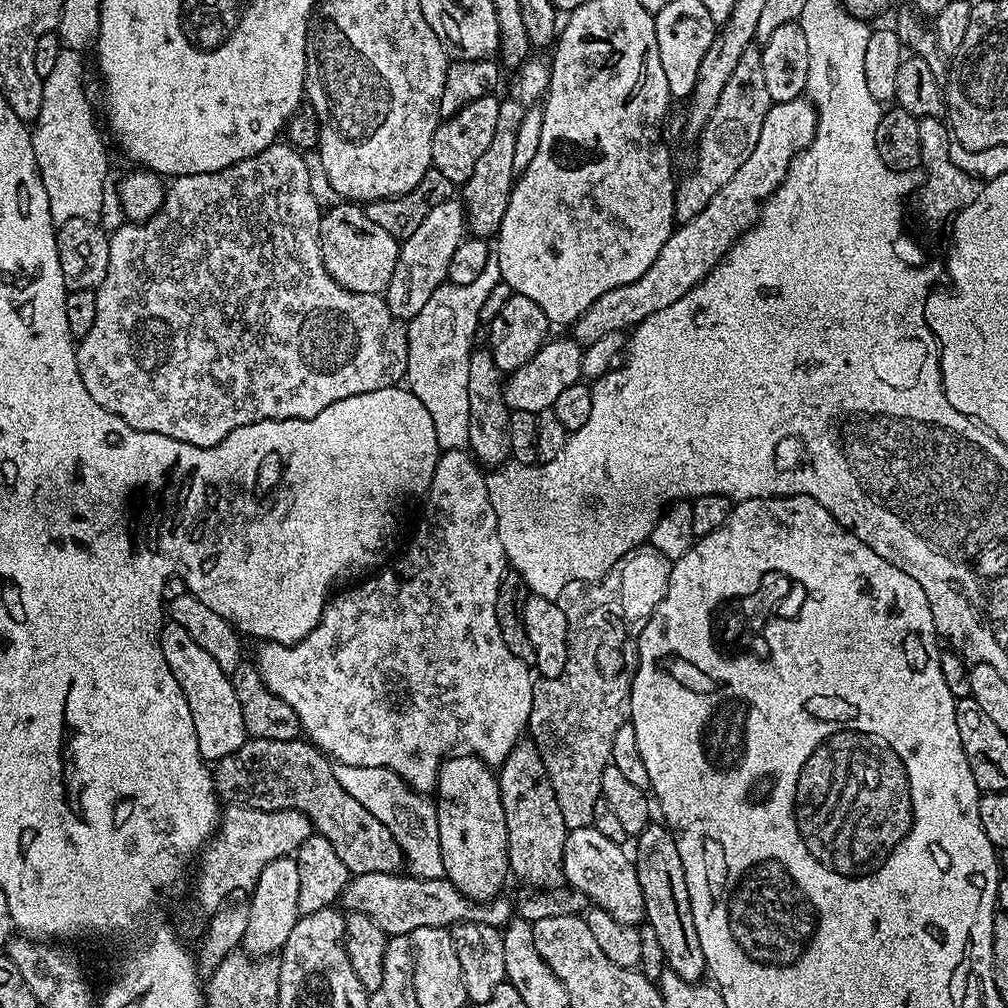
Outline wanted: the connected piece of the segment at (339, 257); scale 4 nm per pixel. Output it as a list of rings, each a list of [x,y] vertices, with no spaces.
[[[356,202],[333,204],[320,217],[320,249],[326,274],[351,292],[381,295],[394,278],[394,266],[398,262],[400,244],[382,226],[366,218],[363,207]]]

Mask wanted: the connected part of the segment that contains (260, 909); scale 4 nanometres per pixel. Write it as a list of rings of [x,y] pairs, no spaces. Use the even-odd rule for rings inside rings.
[[[295,855],[274,858],[258,874],[258,882],[250,889],[250,920],[246,922],[246,934],[242,941],[243,951],[257,958],[268,958],[279,953],[290,930],[300,921],[298,910],[298,862]]]

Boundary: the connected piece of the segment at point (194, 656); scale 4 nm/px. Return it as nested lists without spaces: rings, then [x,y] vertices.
[[[171,622],[165,623],[160,629],[160,645],[162,654],[166,658],[166,666],[170,666],[170,674],[174,674],[174,678],[178,678],[178,686],[182,686],[182,694],[186,694],[190,714],[194,714],[194,726],[198,730],[200,753],[204,755],[205,760],[215,762],[224,758],[226,754],[236,752],[238,746],[242,746],[245,740],[249,739],[249,735],[244,729],[242,706],[238,706],[238,694],[234,694],[234,686],[229,673],[224,672],[222,666],[218,666],[218,662],[214,662],[214,658],[210,658],[209,652],[202,650],[202,646],[198,646],[198,642],[194,642],[194,638],[190,638],[190,634],[186,634],[186,630],[182,630],[182,626]]]

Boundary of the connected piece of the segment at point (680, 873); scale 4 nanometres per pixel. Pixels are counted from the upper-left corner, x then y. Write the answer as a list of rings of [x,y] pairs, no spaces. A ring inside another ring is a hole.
[[[650,822],[635,837],[634,844],[634,863],[644,895],[646,924],[652,927],[652,936],[668,963],[665,964],[667,971],[689,982],[699,981],[706,972],[706,958],[702,954],[698,929],[694,926],[694,910],[690,910],[686,870],[682,870],[682,854],[678,854],[676,837],[663,823]]]

